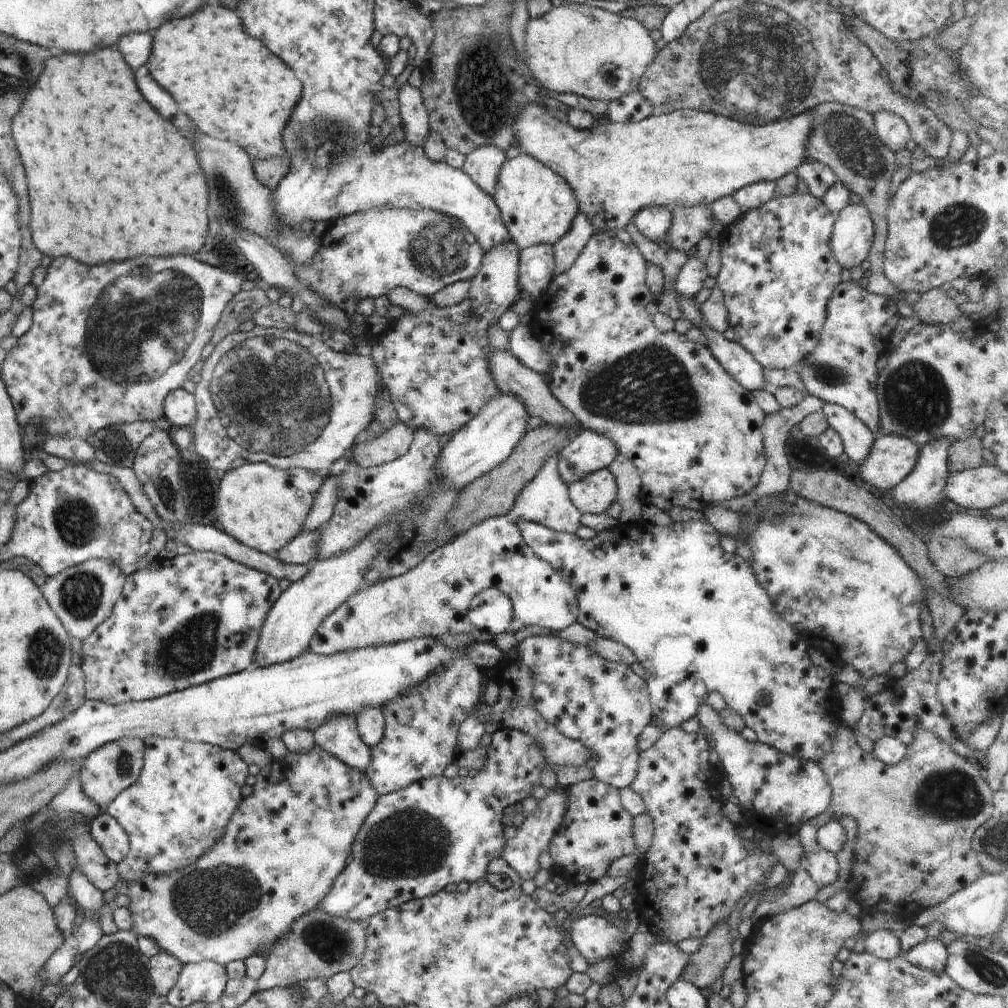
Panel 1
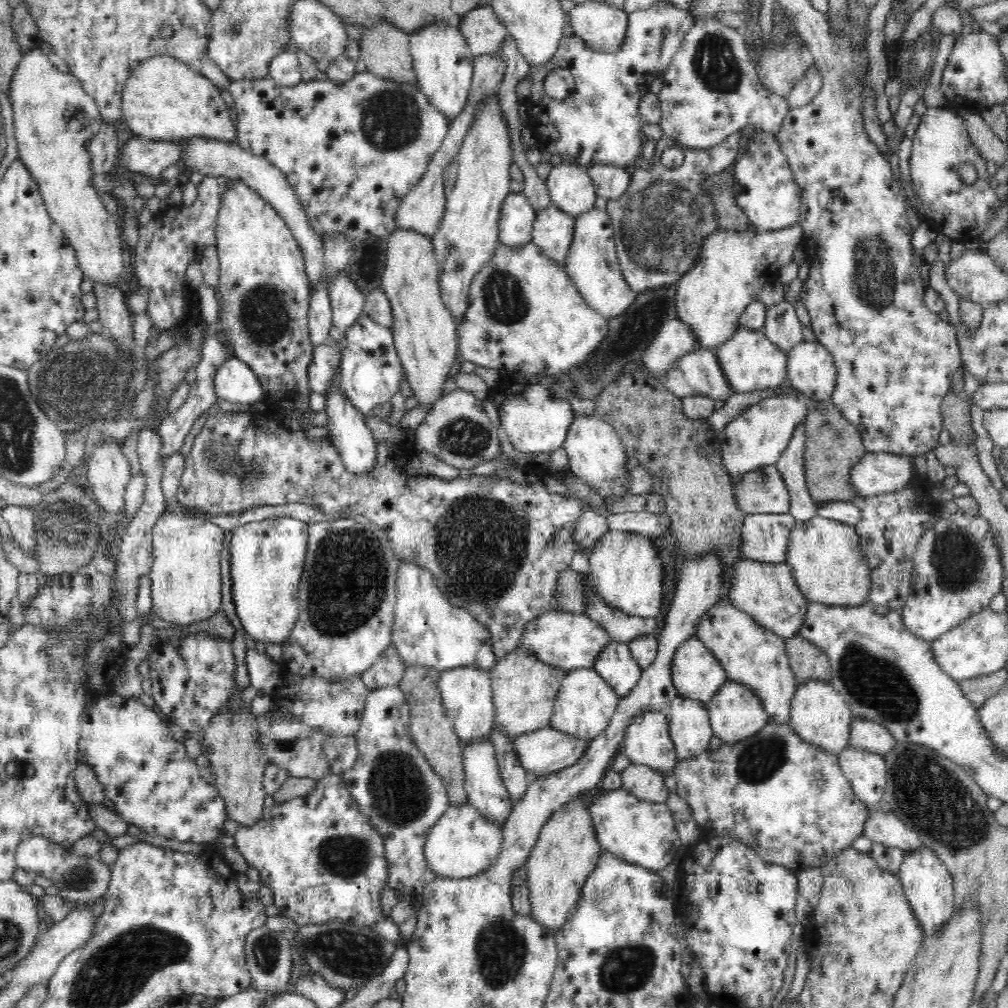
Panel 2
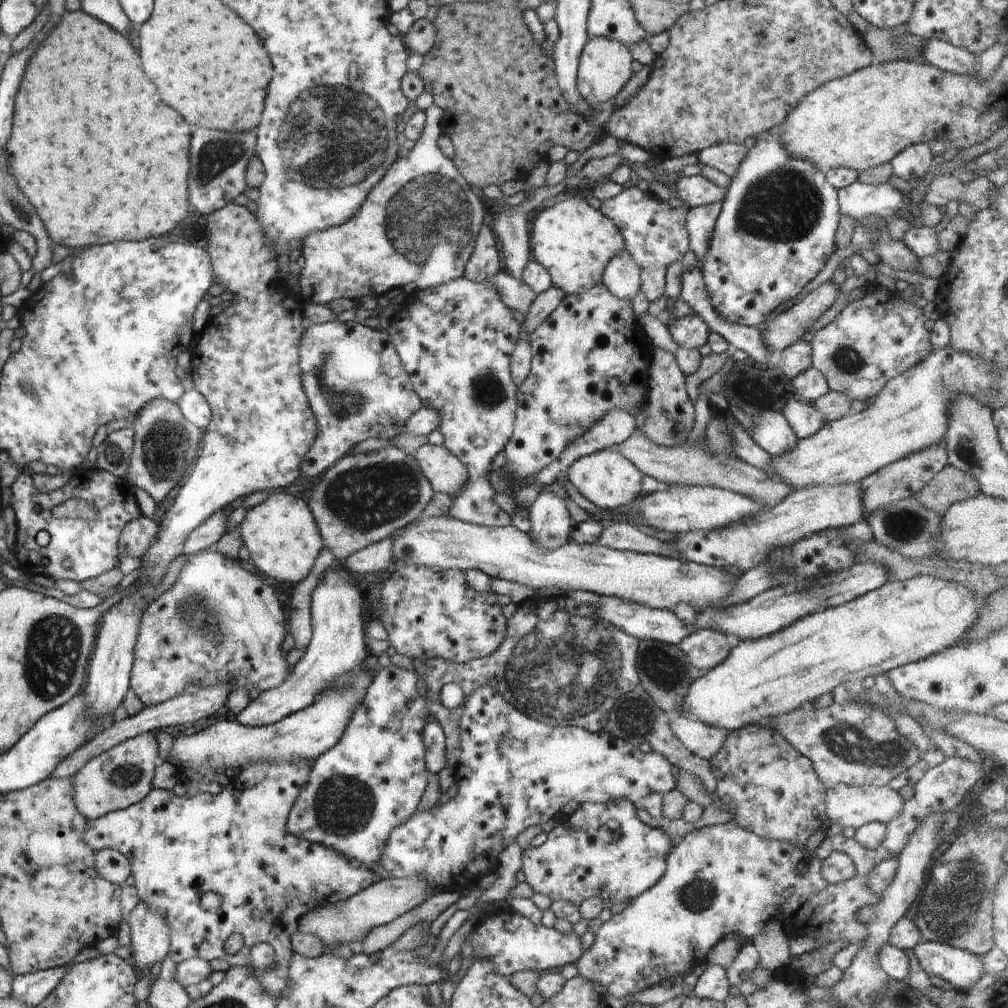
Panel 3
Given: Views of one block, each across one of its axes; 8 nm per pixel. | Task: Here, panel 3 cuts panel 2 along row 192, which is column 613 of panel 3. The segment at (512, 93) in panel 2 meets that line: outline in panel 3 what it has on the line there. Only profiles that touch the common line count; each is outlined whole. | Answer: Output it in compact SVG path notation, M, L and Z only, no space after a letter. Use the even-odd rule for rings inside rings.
M626 522L606 525L599 534L596 543L611 549L620 549L621 551L681 558L667 542L661 542L652 536L648 536L638 527Z

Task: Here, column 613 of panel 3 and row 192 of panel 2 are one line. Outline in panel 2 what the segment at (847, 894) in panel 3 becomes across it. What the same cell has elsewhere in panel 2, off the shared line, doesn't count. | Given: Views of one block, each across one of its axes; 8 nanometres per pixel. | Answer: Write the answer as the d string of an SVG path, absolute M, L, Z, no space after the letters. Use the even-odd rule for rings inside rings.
M944 107L927 108L927 112L921 116L920 122L917 124L917 130L912 137L913 147L909 159L910 176L912 188L922 202L924 207L924 218L928 218L930 222L939 222L938 232L942 232L944 236L948 236L952 241L965 243L972 238L980 237L986 226L1001 206L1000 198L996 192L988 184L991 176L986 171L986 159L983 159L978 149L970 142L968 129L964 119L958 114ZM970 163L976 167L978 178L972 184L963 184L958 176L962 164Z

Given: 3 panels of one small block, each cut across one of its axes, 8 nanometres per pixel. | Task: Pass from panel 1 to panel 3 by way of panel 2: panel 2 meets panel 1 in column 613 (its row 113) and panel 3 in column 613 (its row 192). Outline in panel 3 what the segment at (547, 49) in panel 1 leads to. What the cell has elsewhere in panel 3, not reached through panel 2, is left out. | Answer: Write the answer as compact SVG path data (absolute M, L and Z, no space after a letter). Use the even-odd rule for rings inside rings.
M590 37L586 41L577 68L577 89L590 107L597 110L602 102L614 99L633 74L632 61L630 49L621 42L604 37Z

